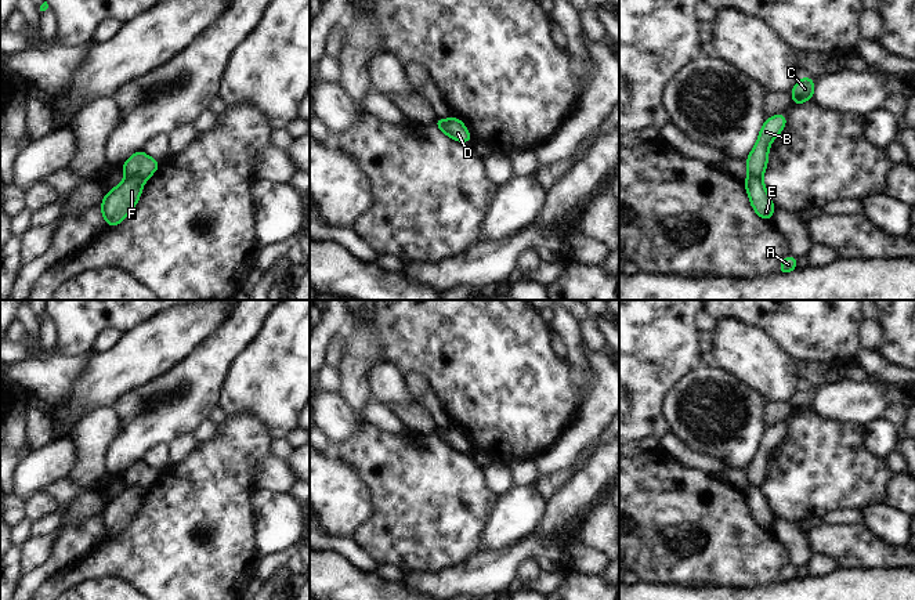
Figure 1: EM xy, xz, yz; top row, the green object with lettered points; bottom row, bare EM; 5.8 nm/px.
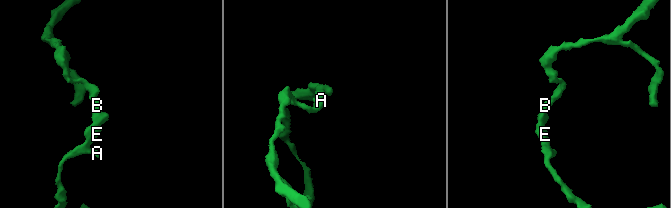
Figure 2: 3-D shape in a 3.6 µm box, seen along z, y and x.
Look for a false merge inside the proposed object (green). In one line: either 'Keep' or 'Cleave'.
Cleave

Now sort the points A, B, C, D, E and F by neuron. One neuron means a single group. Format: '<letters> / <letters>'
A E F / B C D

